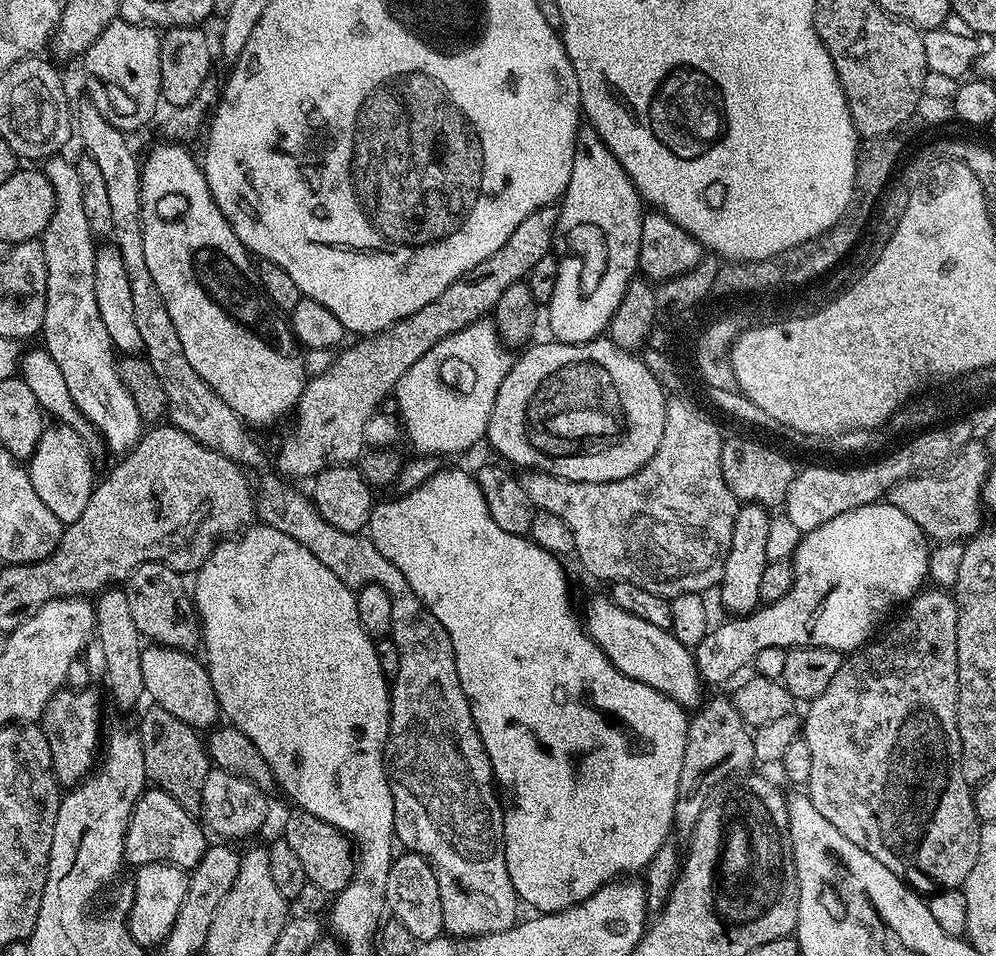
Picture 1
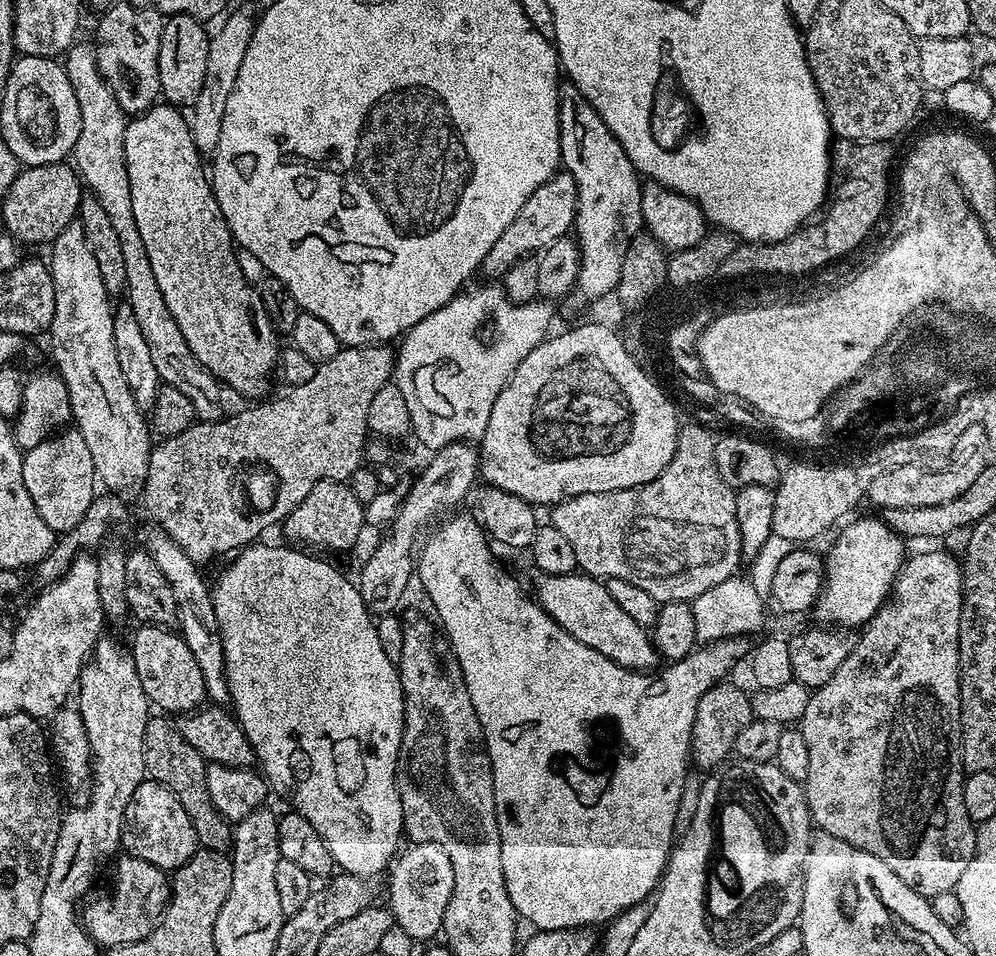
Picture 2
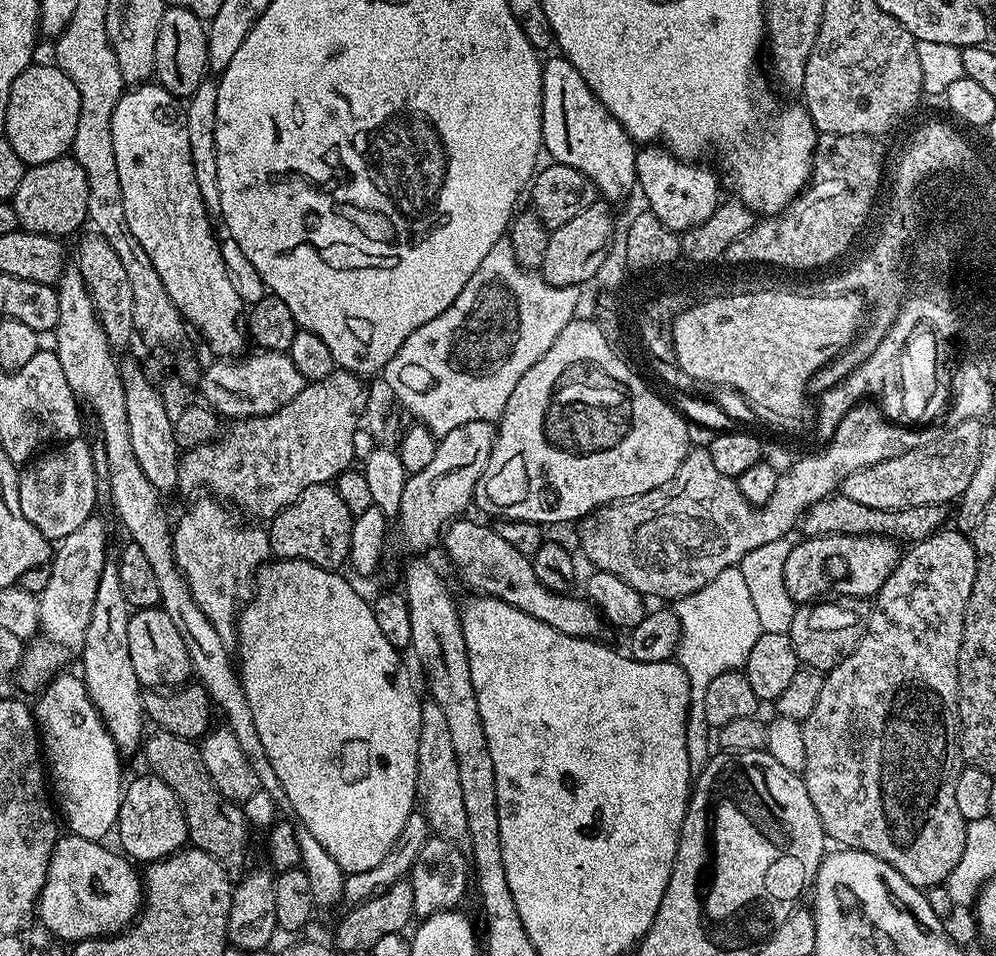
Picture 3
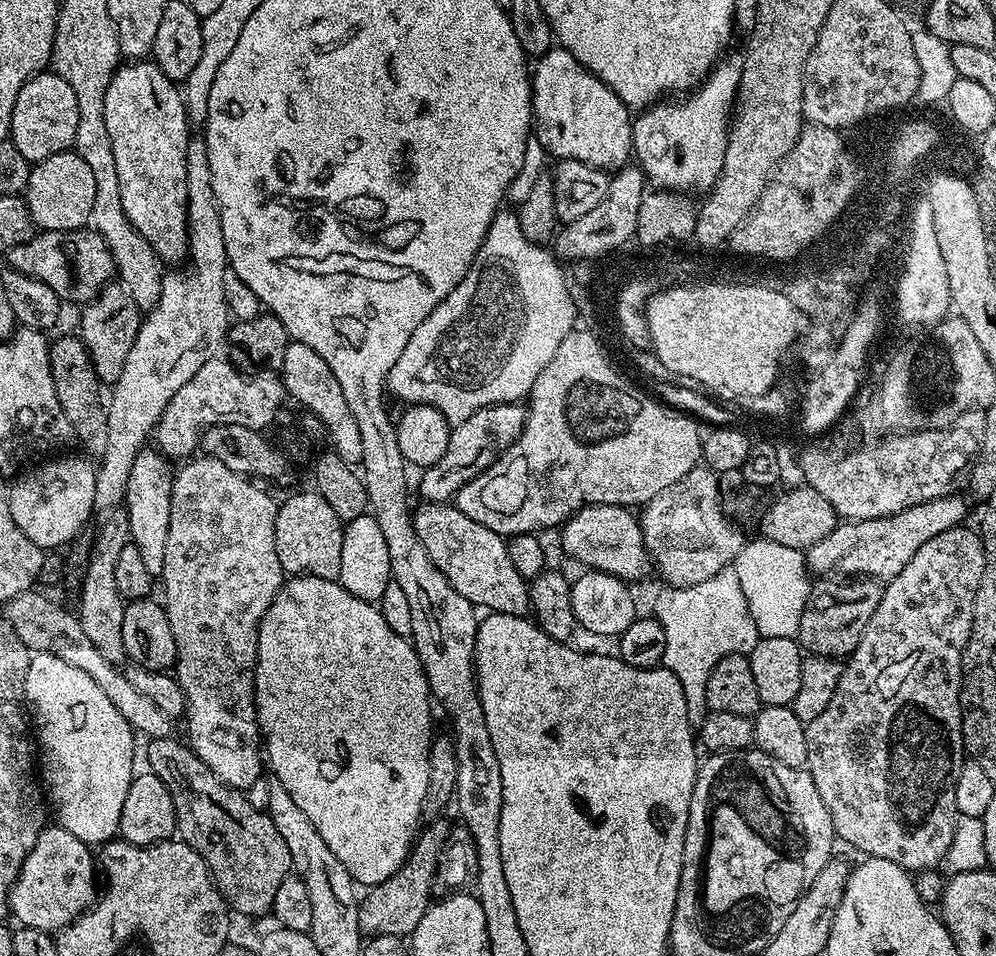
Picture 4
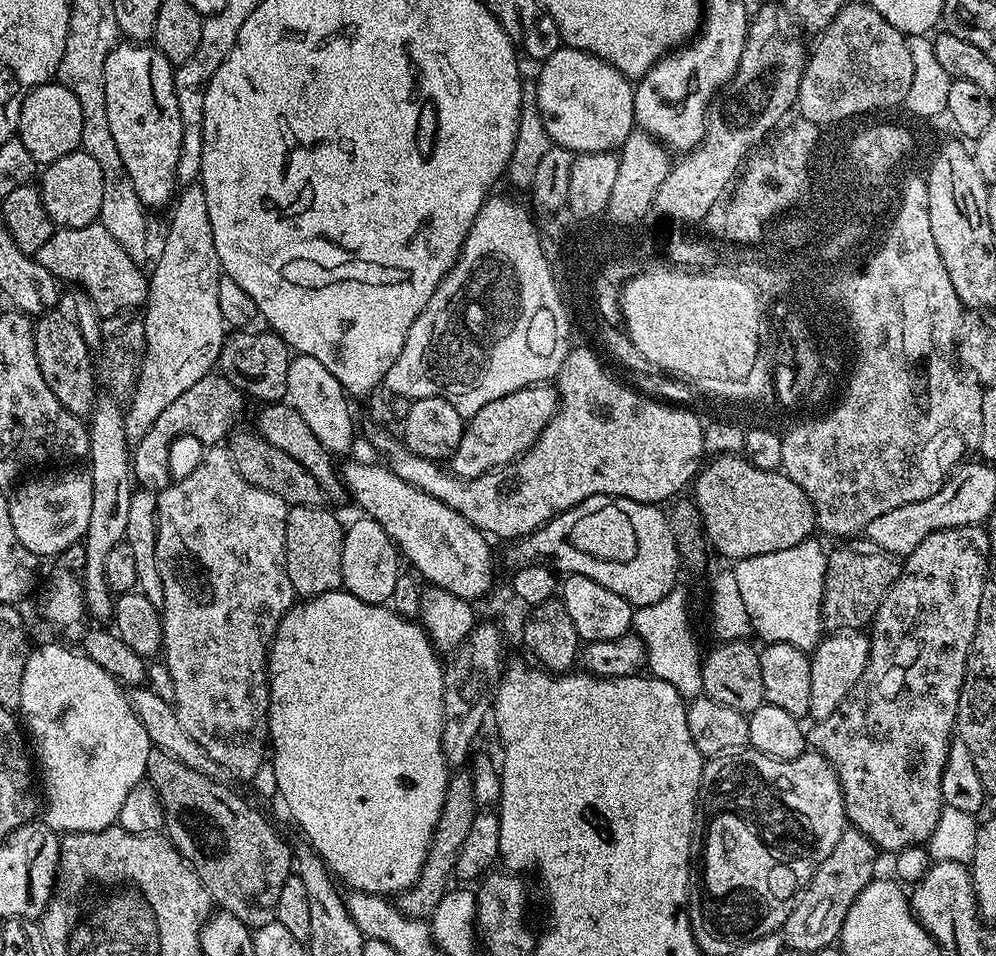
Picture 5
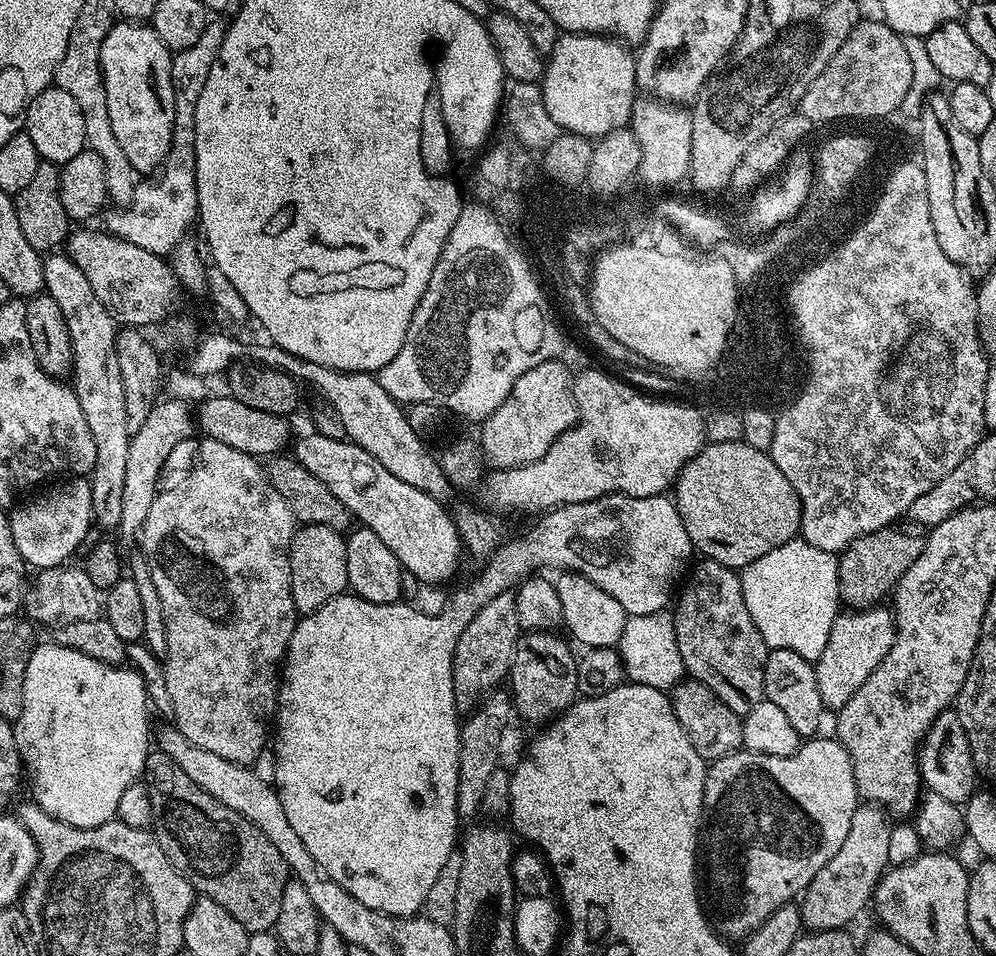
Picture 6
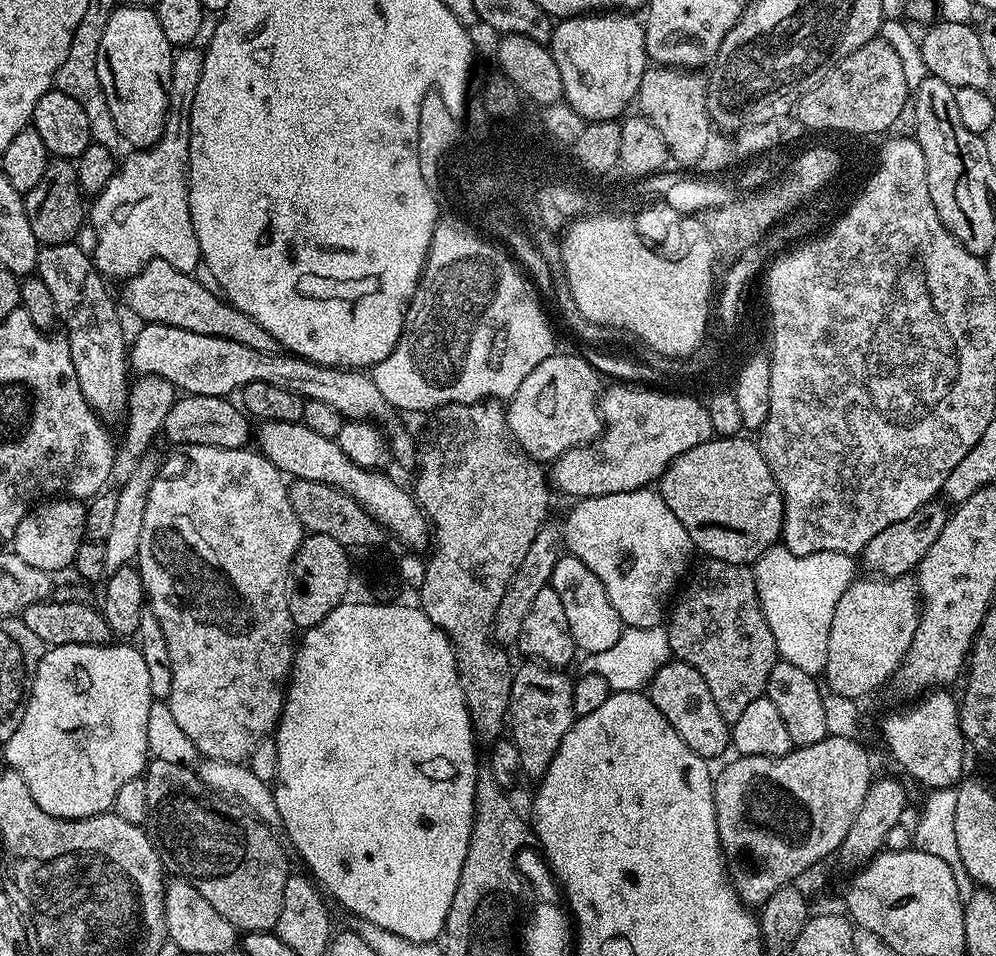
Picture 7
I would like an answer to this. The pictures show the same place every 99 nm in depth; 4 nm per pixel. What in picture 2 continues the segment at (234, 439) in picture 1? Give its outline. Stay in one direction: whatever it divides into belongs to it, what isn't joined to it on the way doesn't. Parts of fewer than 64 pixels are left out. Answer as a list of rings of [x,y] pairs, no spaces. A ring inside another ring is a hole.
[[[91,43],[73,44],[63,57],[62,65],[69,76],[70,85],[74,88],[74,95],[78,98],[82,118],[74,151],[74,167],[81,181],[90,189],[93,198],[98,200],[99,205],[110,216],[110,221],[118,234],[122,258],[126,265],[124,286],[126,302],[130,310],[134,310],[134,319],[137,320],[142,335],[150,346],[154,370],[158,370],[163,383],[182,390],[182,394],[190,398],[190,406],[194,406],[200,420],[219,420],[222,416],[221,385],[215,376],[210,375],[200,365],[198,358],[194,358],[190,346],[186,346],[186,338],[182,338],[182,330],[178,330],[178,322],[174,322],[174,314],[170,314],[170,306],[166,306],[166,298],[162,298],[162,290],[158,290],[154,269],[150,266],[150,258],[146,255],[146,248],[138,233],[131,205],[130,178],[126,171],[125,126],[128,121],[126,113],[118,106],[110,86],[106,86],[98,70],[95,47]]]

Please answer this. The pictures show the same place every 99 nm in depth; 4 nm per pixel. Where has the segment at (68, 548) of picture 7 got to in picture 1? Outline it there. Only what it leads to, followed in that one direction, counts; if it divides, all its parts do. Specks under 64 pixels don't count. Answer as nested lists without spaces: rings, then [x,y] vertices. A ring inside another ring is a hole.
[[[70,426],[45,427],[42,438],[36,447],[36,453],[27,461],[28,477],[38,493],[38,498],[46,502],[46,506],[58,518],[61,525],[67,526],[82,514],[86,502],[90,498],[94,487],[92,480],[92,460],[90,449],[82,437],[71,429]]]

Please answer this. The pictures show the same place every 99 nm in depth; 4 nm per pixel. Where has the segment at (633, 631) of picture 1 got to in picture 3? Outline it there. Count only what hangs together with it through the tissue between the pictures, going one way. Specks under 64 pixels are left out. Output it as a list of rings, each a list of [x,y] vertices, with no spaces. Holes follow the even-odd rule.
[[[457,518],[445,528],[442,537],[442,549],[444,548],[445,554],[452,559],[453,566],[460,571],[461,578],[473,588],[471,590],[473,593],[482,596],[497,596],[502,602],[538,618],[538,622],[546,622],[546,626],[554,626],[554,630],[558,630],[562,634],[585,638],[596,638],[601,635],[599,632],[602,617],[591,600],[583,595],[580,597],[576,596],[577,594],[555,592],[542,586],[542,582],[538,582],[538,578],[534,574],[532,561],[529,557],[518,554],[518,550],[514,550],[514,546],[510,546],[510,542],[506,542],[506,538],[502,538],[502,534],[498,534],[491,523],[488,523],[489,525],[479,524],[476,520],[468,519]]]

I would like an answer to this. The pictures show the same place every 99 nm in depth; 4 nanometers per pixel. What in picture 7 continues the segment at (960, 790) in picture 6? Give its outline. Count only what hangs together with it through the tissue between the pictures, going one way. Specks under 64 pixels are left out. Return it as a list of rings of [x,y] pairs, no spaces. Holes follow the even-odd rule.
[[[929,690],[923,695],[919,697],[920,700],[917,704],[912,704],[909,708],[904,708],[901,712],[892,712],[888,717],[885,718],[884,721],[880,724],[880,732],[884,735],[884,744],[888,747],[888,752],[890,755],[896,759],[896,764],[901,768],[902,771],[905,772],[908,776],[913,776],[914,779],[917,780],[920,784],[925,784],[925,789],[937,789],[937,788],[951,788],[953,786],[959,785],[961,783],[962,777],[965,775],[965,770],[963,768],[963,758],[966,753],[966,741],[964,735],[962,734],[962,730],[960,729],[960,706],[957,700],[957,697],[954,695],[951,696],[951,691],[948,690]]]

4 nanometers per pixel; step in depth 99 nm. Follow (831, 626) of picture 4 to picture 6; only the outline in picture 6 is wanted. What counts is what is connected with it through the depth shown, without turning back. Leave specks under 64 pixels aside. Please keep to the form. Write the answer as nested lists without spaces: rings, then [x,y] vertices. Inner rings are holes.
[[[889,526],[882,530],[874,530],[870,534],[862,534],[862,538],[854,538],[847,544],[843,552],[838,556],[838,586],[840,587],[840,599],[849,609],[859,610],[879,605],[880,600],[889,595],[895,589],[896,584],[914,566],[914,558],[922,554],[923,539],[912,532],[903,532],[900,526]]]

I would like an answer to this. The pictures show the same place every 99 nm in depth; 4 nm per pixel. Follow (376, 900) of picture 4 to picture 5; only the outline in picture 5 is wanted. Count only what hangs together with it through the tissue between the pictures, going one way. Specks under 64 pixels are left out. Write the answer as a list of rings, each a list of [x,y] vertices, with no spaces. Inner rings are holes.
[[[453,771],[448,778],[446,798],[442,802],[442,814],[438,818],[438,826],[434,826],[432,841],[424,859],[424,868],[420,871],[419,878],[407,890],[395,897],[394,904],[402,914],[412,916],[416,920],[427,921],[443,896],[450,891],[448,879],[453,879],[460,847],[470,830],[470,822],[474,822],[477,811],[471,771]]]

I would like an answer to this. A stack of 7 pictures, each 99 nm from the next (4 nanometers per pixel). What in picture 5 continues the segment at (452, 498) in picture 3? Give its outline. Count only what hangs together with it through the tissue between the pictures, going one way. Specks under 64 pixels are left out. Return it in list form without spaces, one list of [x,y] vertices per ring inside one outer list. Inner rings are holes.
[[[547,383],[514,390],[514,394],[506,394],[506,398],[494,398],[494,402],[486,402],[486,406],[482,406],[482,410],[478,410],[478,414],[471,416],[465,423],[461,441],[450,457],[451,475],[473,480],[511,464],[513,460],[519,460],[535,444],[557,410],[555,387]]]

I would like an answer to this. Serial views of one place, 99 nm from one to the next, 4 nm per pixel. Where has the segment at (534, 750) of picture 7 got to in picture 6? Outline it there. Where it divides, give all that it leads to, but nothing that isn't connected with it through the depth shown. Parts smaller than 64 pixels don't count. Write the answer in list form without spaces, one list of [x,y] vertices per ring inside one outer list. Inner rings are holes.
[[[552,630],[546,632],[524,632],[514,650],[510,673],[510,684],[512,680],[510,695],[515,715],[517,717],[521,716],[528,724],[547,725],[555,720],[560,713],[565,712],[578,696],[576,691],[576,665],[578,660],[575,655],[572,657],[573,645],[563,635],[561,635],[562,637],[556,635],[560,634]]]

